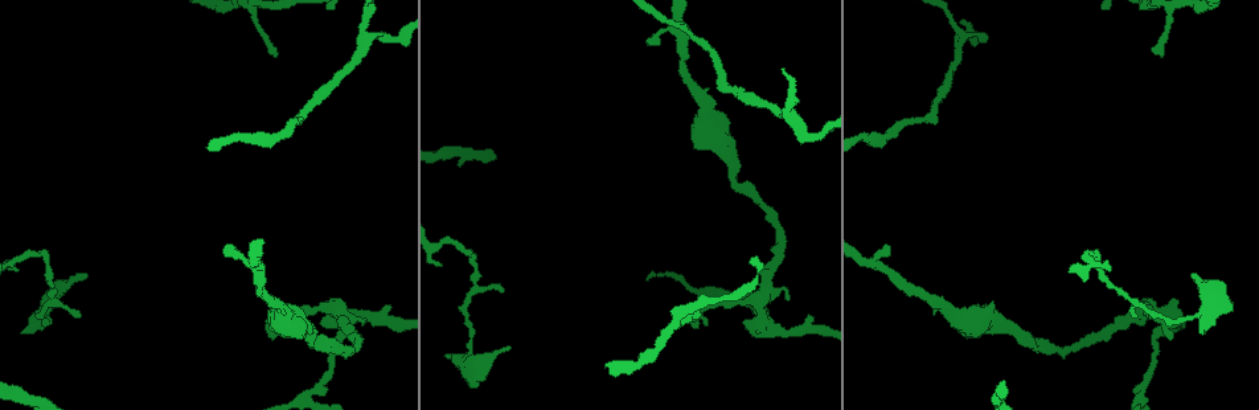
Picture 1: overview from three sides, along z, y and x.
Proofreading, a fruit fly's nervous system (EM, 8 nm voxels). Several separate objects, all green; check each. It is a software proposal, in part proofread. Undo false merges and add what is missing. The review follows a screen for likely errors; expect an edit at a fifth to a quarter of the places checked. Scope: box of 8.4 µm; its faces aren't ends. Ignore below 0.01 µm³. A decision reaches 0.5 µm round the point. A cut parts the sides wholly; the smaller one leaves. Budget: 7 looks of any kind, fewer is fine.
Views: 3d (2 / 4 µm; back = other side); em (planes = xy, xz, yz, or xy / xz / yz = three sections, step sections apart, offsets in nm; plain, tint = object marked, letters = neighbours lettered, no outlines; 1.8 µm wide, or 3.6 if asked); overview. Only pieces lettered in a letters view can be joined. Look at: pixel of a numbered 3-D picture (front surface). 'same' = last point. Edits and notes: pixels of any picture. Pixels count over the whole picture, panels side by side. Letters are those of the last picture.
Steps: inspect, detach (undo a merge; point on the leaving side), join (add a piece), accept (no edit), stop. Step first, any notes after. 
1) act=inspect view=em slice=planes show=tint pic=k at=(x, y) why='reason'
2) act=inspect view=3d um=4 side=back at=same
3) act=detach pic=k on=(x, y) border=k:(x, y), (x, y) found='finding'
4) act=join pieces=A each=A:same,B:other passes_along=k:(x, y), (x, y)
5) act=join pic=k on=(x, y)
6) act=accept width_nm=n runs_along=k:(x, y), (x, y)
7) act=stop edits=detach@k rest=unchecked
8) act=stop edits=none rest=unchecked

act=inspect view=3d um=4 pic=1 at=(21, 334) why='branch stops here'

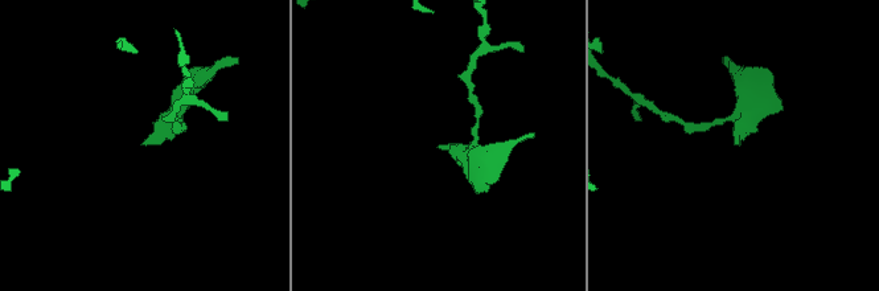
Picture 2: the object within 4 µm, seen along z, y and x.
act=inspect view=em slice=planes show=letters pic=2 at=(738, 144)

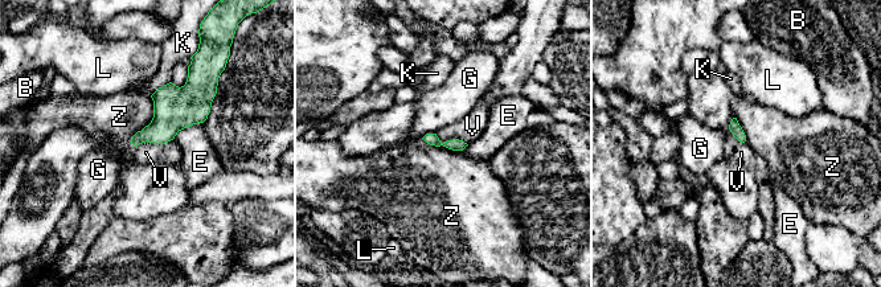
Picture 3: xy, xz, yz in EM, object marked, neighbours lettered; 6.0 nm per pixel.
act=accept longest_contact=Z:320nm each=B:other,E:other,G:other,K:other,L:other,V:other,Z:other border=3:(435, 134), (467, 144) found='none of them fits'

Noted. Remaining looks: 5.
act=inspect view=3d um=4 pic=1 at=(761, 322)

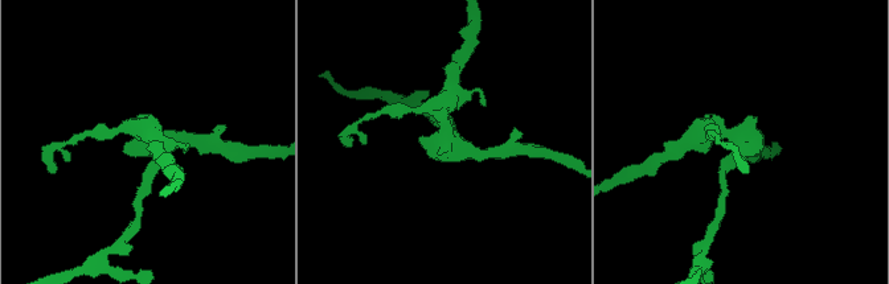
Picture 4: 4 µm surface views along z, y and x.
act=inspect view=em slice=planes show=letters pic=4 at=(448, 140) arms=4 why='now the EM'

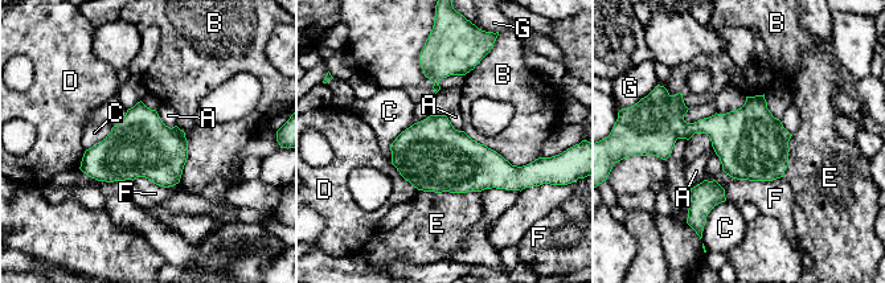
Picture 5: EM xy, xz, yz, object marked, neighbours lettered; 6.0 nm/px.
act=accept width_nm=380 longest_contact=B:480nm each=A:other,B:other,C:other,D:other,E:other,F:other,G:other found='one cell here'

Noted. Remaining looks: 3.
act=inspect view=3d um=4 pic=1 at=(954, 311) why='calibre changes'

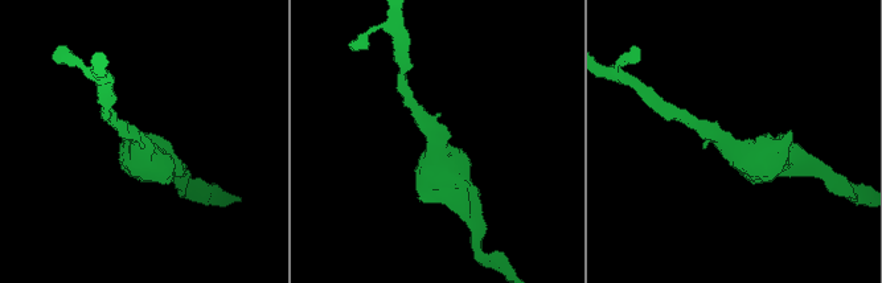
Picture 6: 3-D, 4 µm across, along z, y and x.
act=inspect view=em um=3.6 slice=planes show=tint pic=6 at=(734, 144) arm_widths_nm=180,480 why='shape alone is not enough'

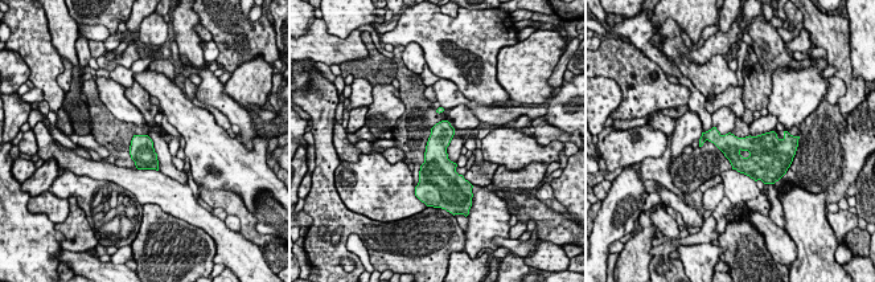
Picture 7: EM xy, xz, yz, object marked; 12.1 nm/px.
act=inspect view=em um=3.6 slice=planes show=letters at=same

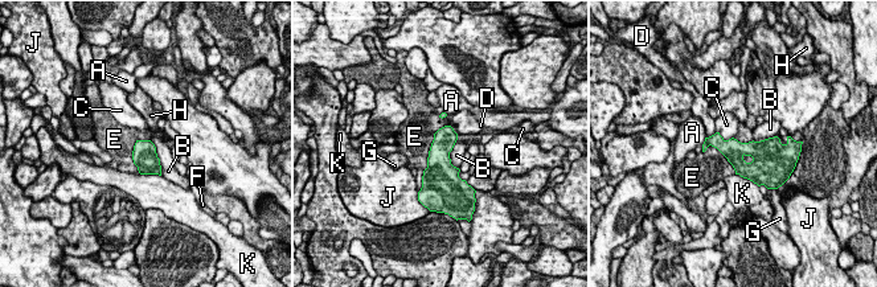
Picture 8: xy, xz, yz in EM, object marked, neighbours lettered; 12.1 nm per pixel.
act=accept longest_contact=E:650nm each=A:other,B:other,C:other,D:other,E:other,F:other,G:other,H:other,J:other,K:other border=8:(150, 140), (155, 147), (162, 175) found='one cell here'

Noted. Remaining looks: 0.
act=stop edits=none rest=unchecked

